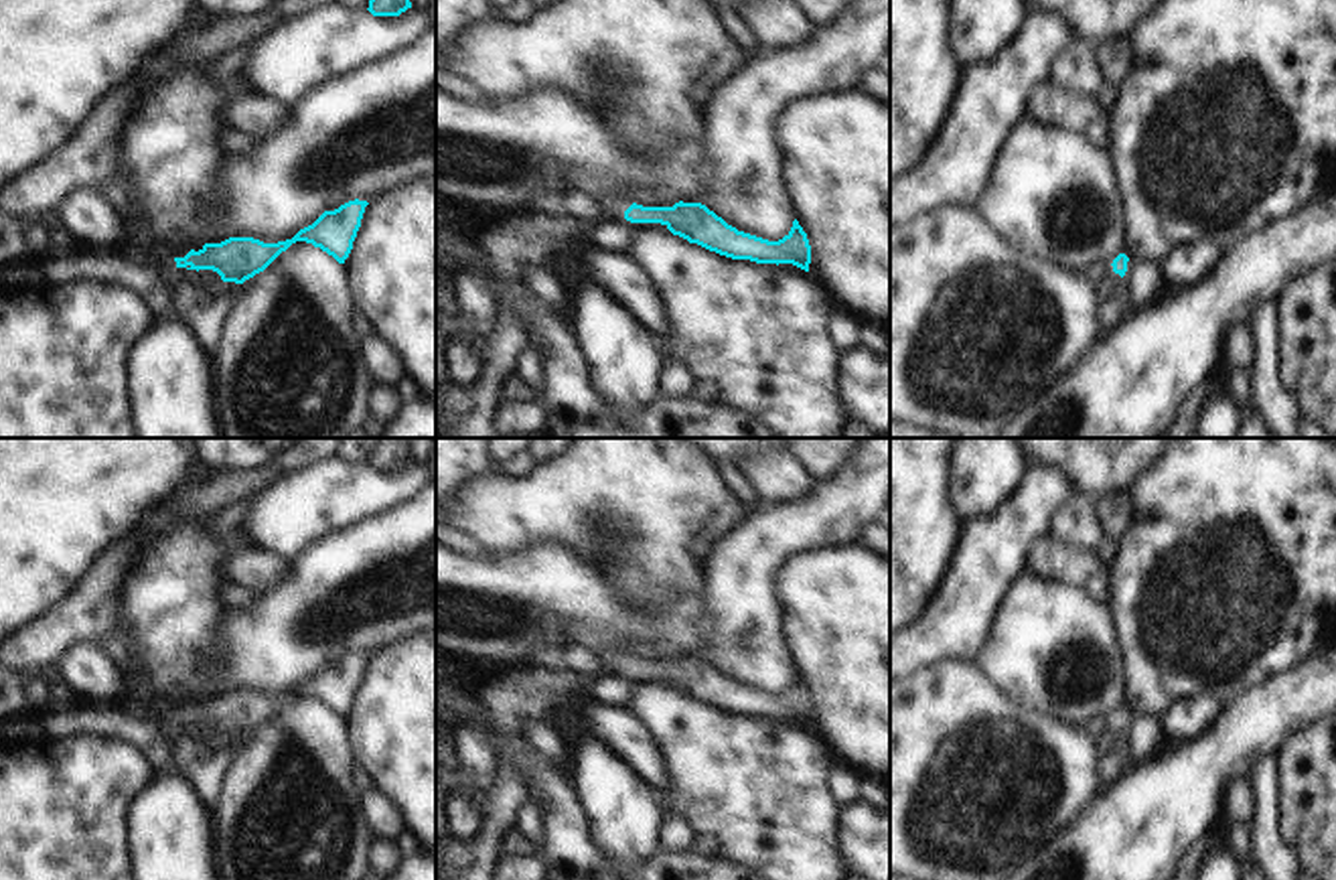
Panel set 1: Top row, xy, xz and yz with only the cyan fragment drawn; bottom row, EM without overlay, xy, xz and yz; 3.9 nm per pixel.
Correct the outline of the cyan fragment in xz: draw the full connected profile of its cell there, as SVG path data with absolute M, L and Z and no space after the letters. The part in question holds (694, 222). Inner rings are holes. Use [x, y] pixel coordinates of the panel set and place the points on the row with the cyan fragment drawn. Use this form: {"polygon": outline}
{"polygon": "M679 201L673 207L643 207L633 203L624 211L624 219L630 223L661 223L673 235L732 260L776 266L793 264L809 272L811 245L797 219L778 241L738 231L701 203Z"}

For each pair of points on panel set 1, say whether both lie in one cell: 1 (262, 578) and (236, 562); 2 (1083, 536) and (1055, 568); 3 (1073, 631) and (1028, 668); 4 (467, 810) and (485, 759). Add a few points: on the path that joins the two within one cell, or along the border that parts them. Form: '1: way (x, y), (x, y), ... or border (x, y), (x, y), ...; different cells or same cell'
1: way (256, 572), (242, 566); same cell
2: border (1049, 534), (1061, 542), (1095, 552); different cells
3: way (1063, 641), (1038, 657); same cell
4: way (467, 797), (475, 771); same cell

